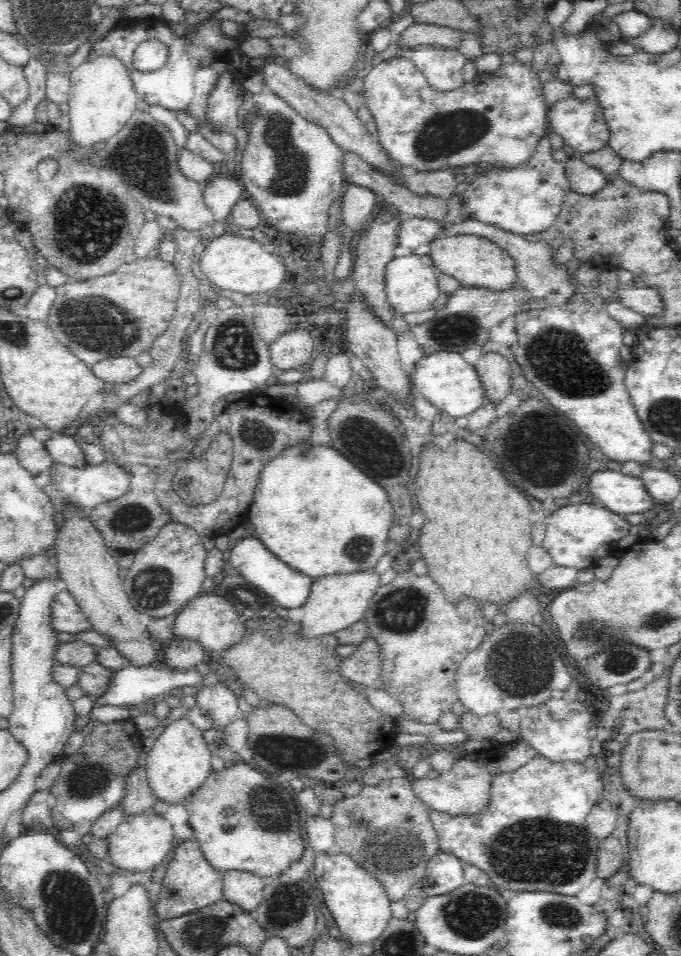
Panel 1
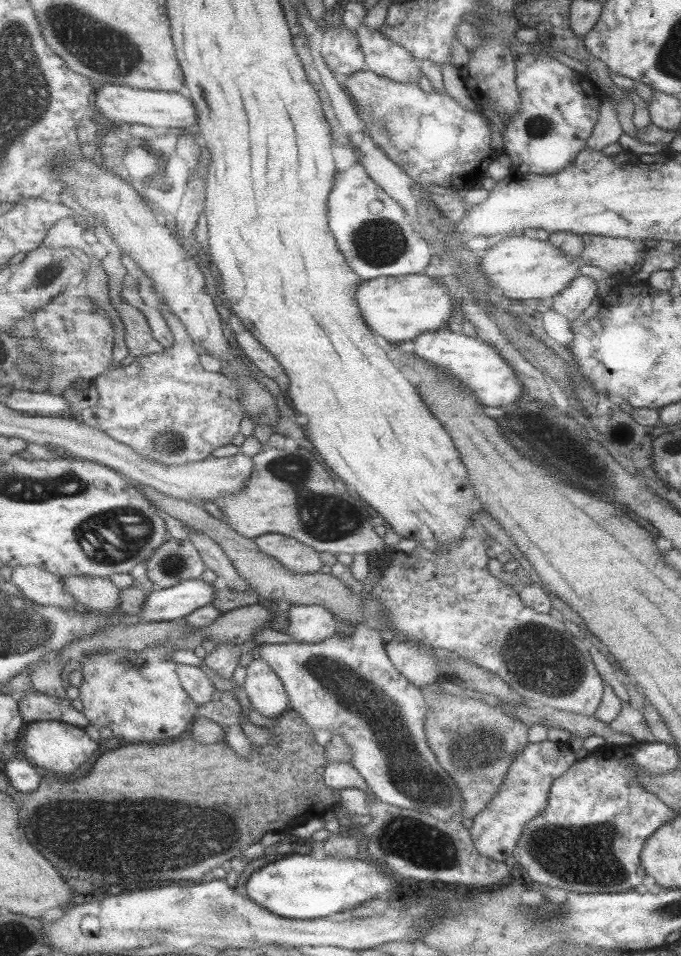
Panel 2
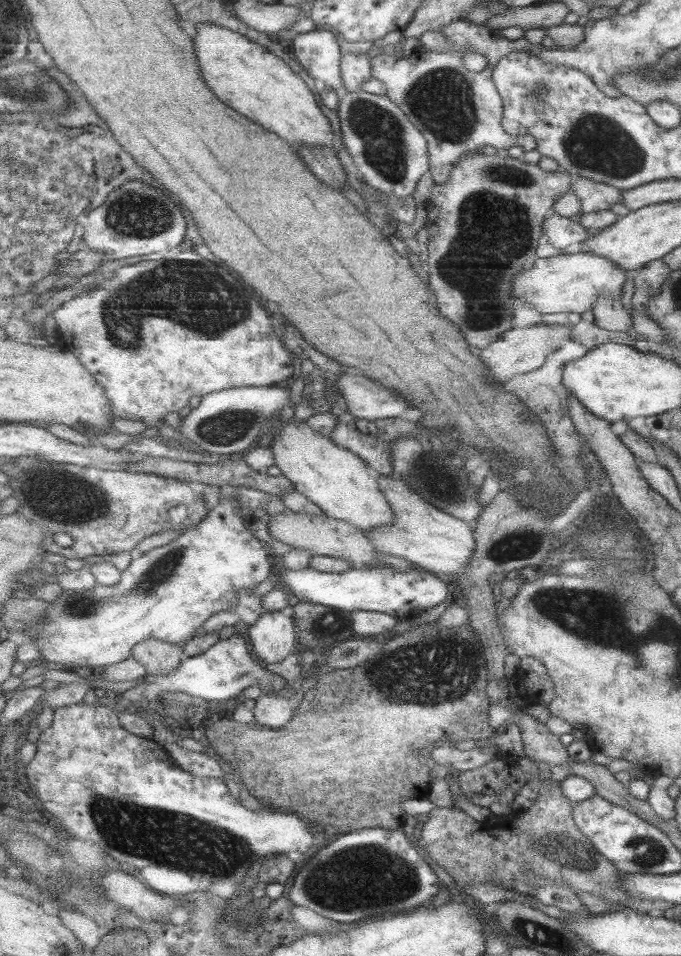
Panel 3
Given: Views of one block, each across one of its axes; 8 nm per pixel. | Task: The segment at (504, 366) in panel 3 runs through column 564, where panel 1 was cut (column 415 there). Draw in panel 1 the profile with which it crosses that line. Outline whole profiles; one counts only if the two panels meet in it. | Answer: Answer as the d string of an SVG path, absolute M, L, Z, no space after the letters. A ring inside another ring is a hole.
M463 287L450 296L447 304L436 312L435 317L412 328L411 336L423 356L436 350L461 353L466 348L481 347L486 339L490 339L492 328L510 314L519 312L526 299L526 292L520 288L512 291L491 291L484 287Z

